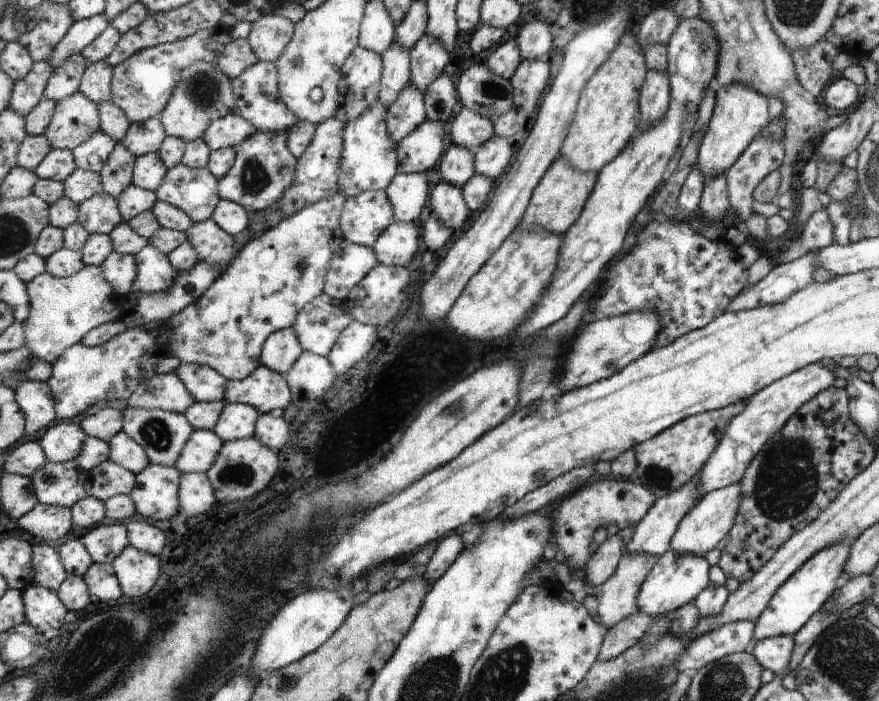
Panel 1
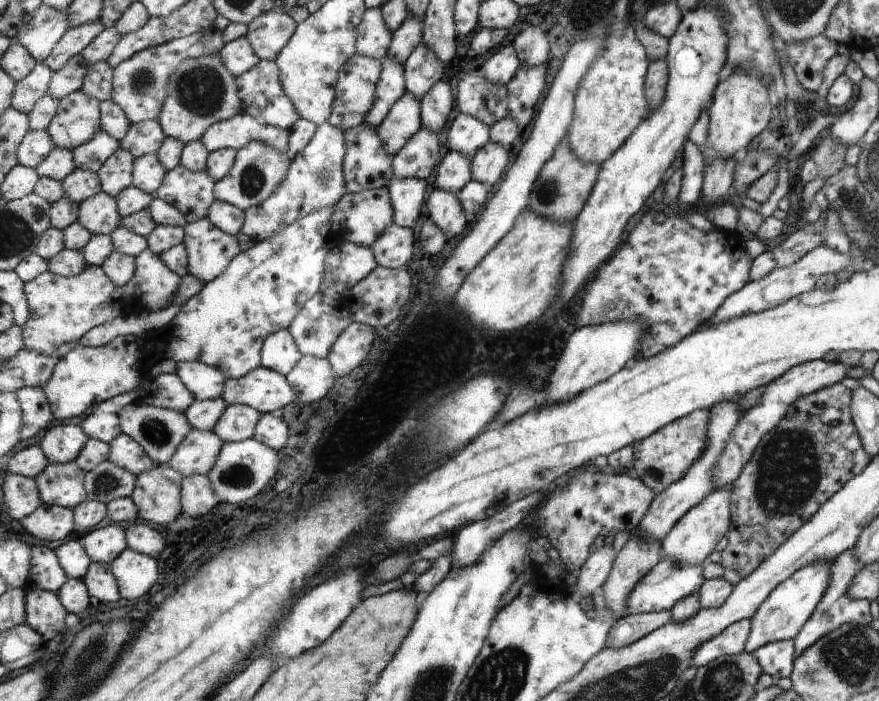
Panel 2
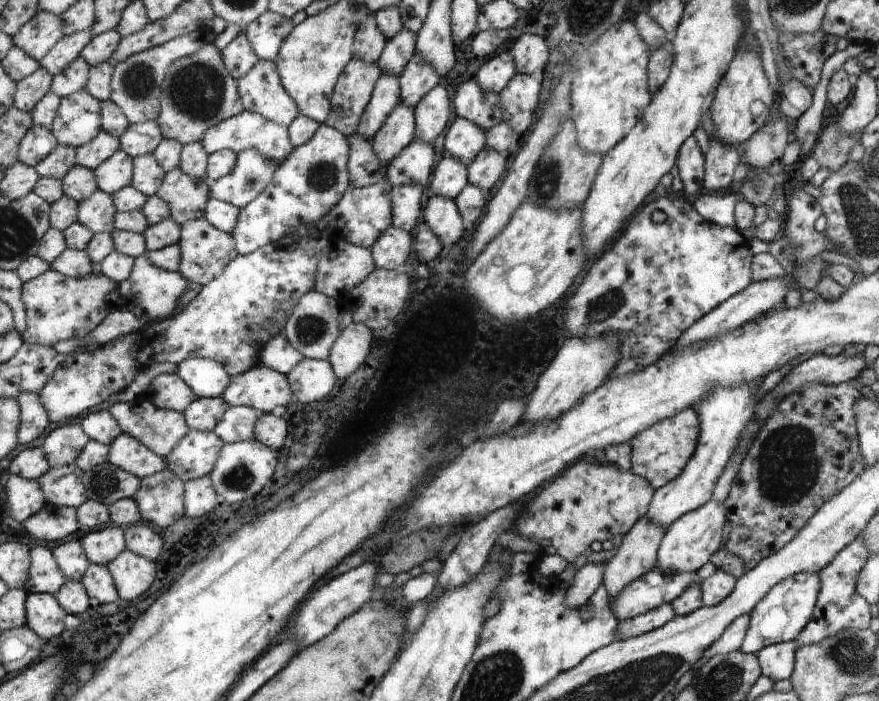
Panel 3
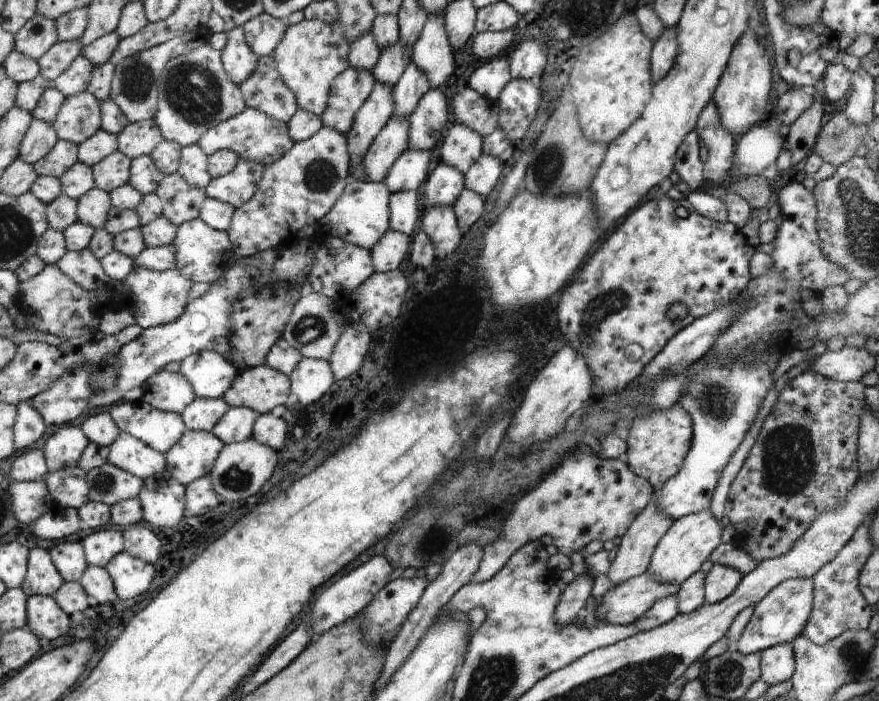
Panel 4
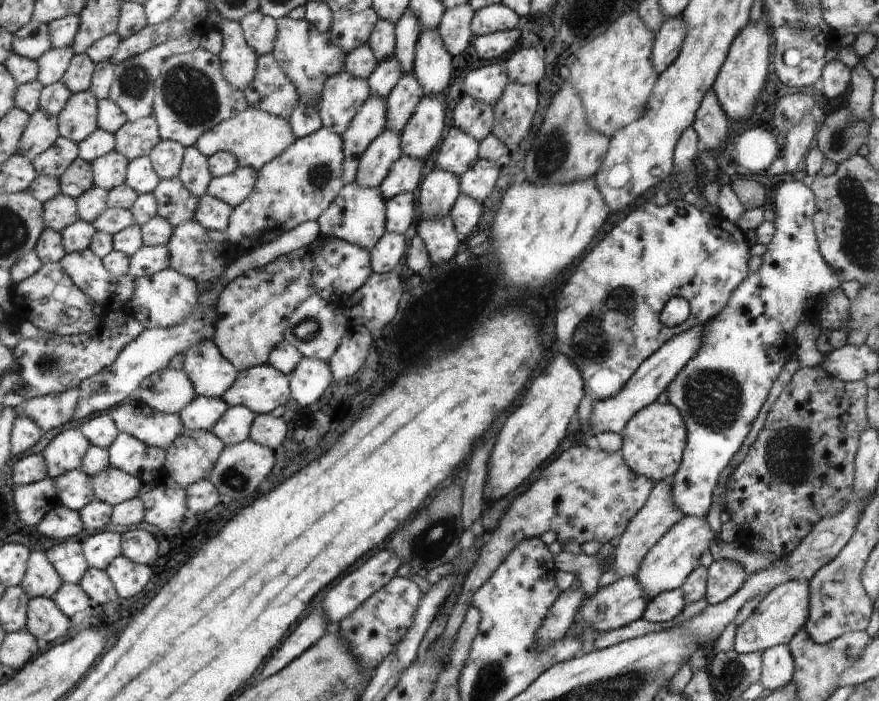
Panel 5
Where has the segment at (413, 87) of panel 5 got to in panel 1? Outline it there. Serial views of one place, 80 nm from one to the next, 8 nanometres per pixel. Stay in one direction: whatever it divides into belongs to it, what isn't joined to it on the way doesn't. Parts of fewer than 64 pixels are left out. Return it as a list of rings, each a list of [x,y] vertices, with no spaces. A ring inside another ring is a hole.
[[[424,34],[410,52],[410,85],[422,94],[426,88],[445,72],[450,62],[448,50],[432,34]]]

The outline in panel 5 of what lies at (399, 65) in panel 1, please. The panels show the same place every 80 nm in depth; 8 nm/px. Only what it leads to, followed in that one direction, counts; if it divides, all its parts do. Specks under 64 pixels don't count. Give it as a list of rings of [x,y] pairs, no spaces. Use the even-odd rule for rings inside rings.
[[[370,96],[354,116],[345,139],[345,170],[342,179],[345,184],[354,182],[362,154],[386,127],[386,99]]]

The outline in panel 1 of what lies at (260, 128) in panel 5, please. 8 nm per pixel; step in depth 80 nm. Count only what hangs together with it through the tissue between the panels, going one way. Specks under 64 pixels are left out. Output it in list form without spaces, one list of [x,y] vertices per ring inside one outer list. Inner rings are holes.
[[[231,113],[213,122],[206,132],[205,140],[214,152],[240,146],[246,138],[253,137],[256,132],[256,128],[248,120]]]

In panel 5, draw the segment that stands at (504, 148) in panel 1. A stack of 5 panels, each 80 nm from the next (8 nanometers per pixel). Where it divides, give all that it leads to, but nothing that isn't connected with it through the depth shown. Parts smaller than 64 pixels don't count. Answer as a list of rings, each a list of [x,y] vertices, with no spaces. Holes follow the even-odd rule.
[[[478,160],[477,165],[461,177],[461,194],[472,196],[478,202],[484,202],[494,190],[498,180],[498,168],[490,160]]]

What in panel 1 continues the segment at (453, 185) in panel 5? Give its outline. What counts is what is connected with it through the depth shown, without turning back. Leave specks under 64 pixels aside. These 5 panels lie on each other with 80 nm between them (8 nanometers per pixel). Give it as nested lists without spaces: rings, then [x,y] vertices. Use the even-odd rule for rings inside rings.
[[[450,143],[450,148],[448,148],[445,157],[442,158],[440,166],[442,181],[462,189],[477,172],[475,162],[476,154],[472,154],[464,146]]]

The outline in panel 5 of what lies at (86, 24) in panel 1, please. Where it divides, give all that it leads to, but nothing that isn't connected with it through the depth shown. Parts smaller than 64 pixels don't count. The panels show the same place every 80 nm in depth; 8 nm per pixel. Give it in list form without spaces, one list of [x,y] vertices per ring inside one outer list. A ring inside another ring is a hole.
[[[74,46],[69,48],[52,48],[47,54],[39,59],[41,64],[41,74],[39,80],[45,87],[57,84],[64,79],[69,72],[72,62],[78,52],[74,50]]]

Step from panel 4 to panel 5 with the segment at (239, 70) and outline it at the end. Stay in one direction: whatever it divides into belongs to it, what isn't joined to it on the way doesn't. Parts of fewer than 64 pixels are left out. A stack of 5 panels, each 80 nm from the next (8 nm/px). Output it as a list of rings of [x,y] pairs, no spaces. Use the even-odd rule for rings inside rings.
[[[219,13],[217,28],[226,38],[224,51],[221,53],[224,75],[230,86],[244,91],[256,75],[258,56],[248,46],[239,22],[230,20]]]

